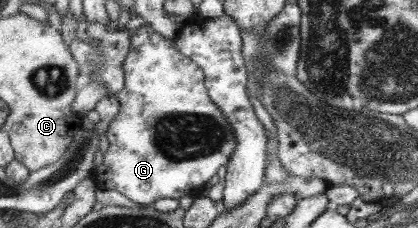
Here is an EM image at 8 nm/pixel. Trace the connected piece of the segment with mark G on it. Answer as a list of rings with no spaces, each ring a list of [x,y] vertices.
[[[148,24],[142,25],[131,40],[131,47],[123,61],[125,87],[115,94],[119,100],[119,113],[107,129],[109,148],[103,155],[103,166],[92,177],[96,187],[116,189],[141,204],[151,205],[157,199],[179,199],[190,195],[189,191],[201,189],[217,169],[227,166],[238,147],[234,127],[227,121],[223,111],[207,93],[206,74],[203,69],[181,53],[174,40],[164,38]]]

